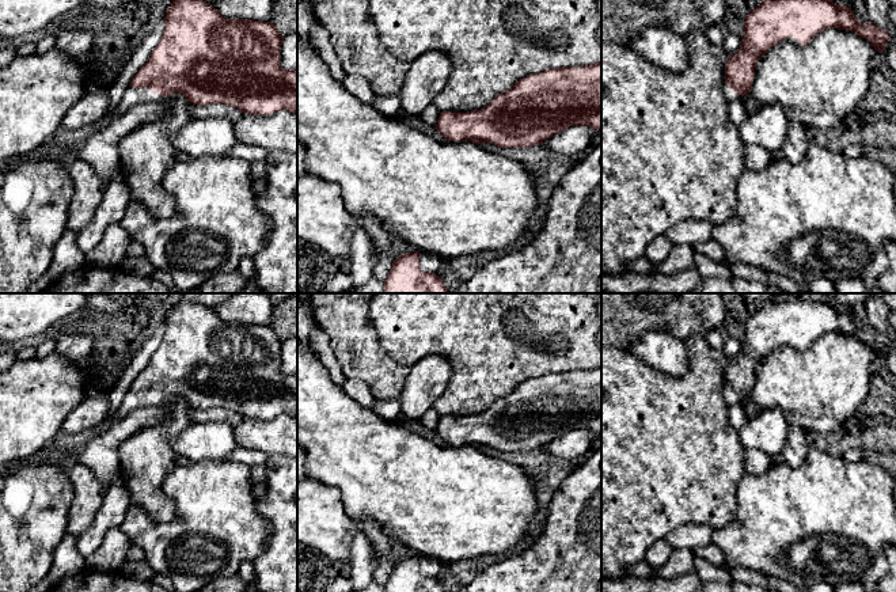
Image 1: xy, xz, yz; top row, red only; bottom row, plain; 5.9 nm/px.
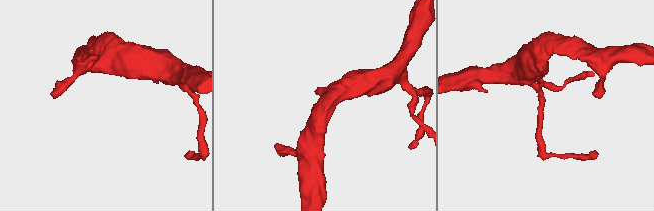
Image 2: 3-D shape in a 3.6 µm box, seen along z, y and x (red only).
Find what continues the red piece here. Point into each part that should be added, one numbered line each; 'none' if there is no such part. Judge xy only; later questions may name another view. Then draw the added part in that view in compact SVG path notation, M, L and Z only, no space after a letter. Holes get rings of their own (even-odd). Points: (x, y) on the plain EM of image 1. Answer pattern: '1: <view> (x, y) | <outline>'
1: xy (133, 399) | M129 391L117 411L106 418L96 426L99 434L118 426L119 421L130 411L138 407L162 406L166 401L152 396L149 392Z

